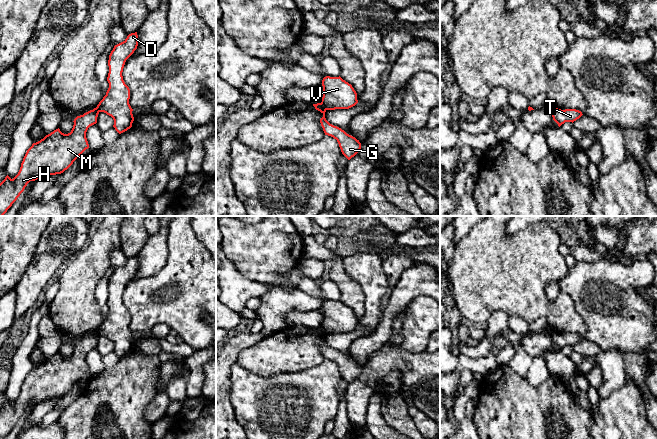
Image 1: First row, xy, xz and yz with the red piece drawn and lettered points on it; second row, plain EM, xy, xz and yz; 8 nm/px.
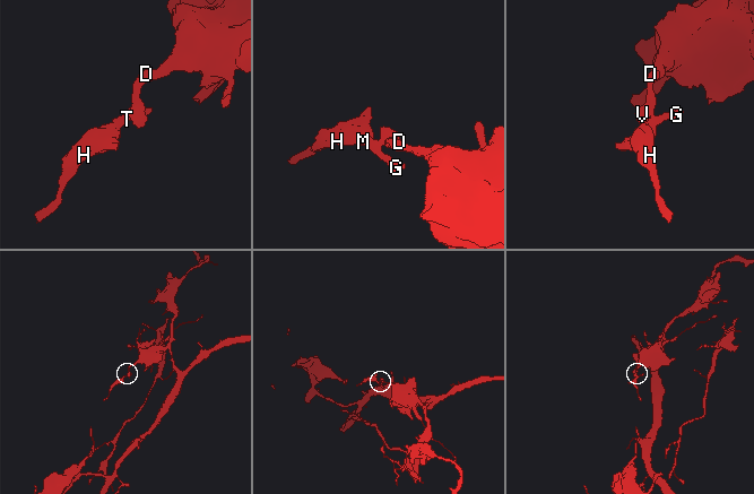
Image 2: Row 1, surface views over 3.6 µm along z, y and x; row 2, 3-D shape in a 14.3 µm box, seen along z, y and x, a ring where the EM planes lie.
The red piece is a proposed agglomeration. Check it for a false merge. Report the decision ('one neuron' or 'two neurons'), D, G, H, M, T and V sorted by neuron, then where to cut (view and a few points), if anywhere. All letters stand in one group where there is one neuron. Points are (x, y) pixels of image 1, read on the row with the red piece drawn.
two neurons; groups D V / G H M T; cut xz (321, 102), (326, 109)

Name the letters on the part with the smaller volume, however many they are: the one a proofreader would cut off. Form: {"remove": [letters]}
{"remove": ["G", "H", "M", "T"]}

